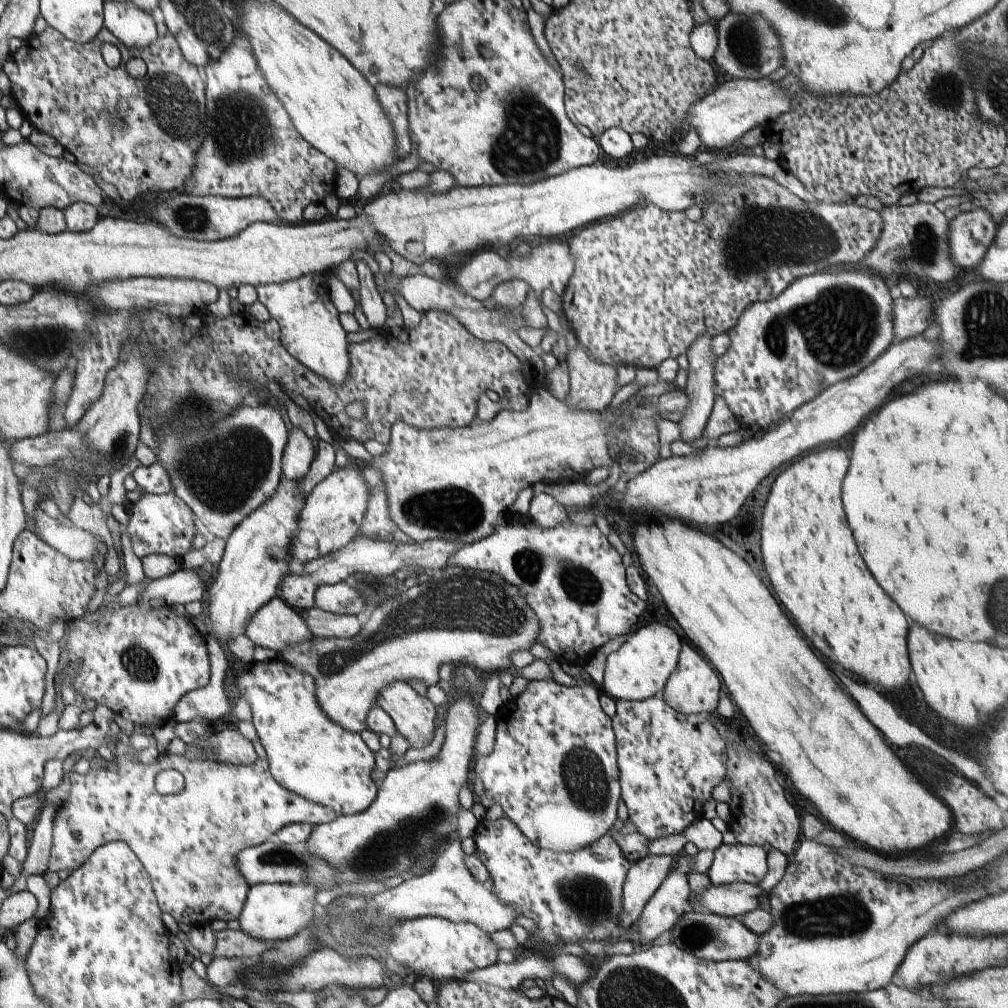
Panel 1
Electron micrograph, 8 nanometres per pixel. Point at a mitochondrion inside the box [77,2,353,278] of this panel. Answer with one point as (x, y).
(243, 128)

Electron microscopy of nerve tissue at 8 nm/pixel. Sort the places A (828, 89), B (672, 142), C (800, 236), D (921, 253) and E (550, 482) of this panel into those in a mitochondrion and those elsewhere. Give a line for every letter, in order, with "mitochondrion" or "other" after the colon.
A: other
B: other
C: mitochondrion
D: mitochondrion
E: other

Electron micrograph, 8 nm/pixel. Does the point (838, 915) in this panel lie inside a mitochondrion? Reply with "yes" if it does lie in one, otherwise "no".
yes

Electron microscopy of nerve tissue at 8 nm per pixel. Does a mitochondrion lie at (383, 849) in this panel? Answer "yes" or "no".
yes

